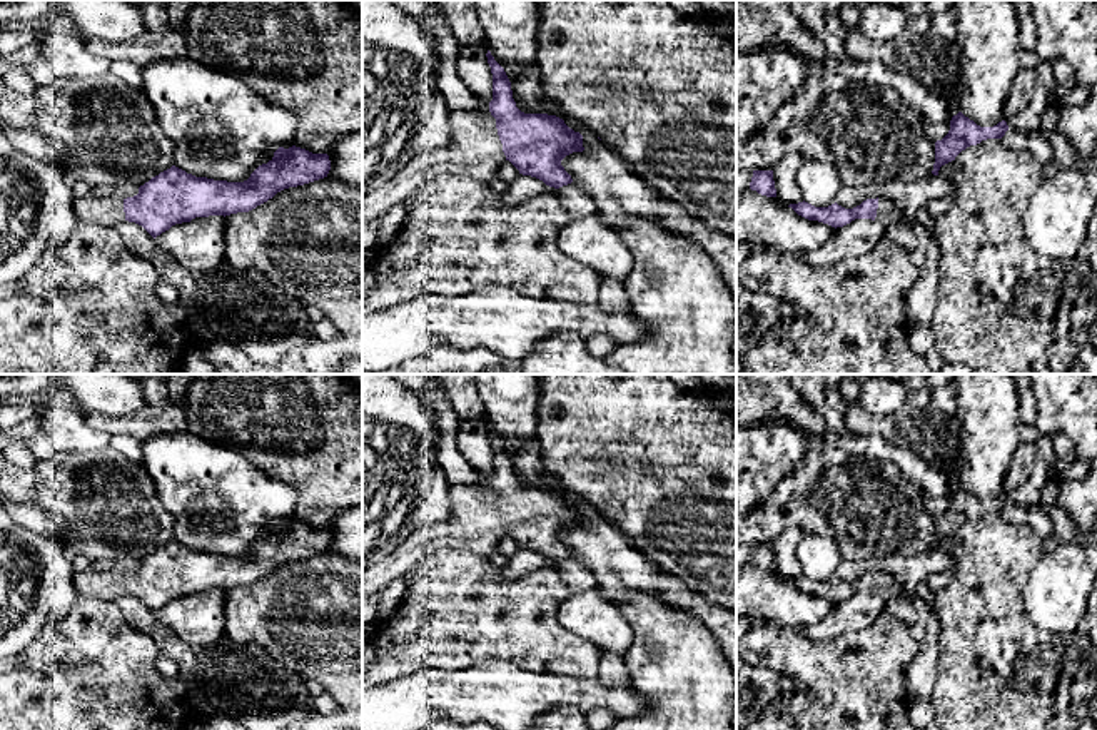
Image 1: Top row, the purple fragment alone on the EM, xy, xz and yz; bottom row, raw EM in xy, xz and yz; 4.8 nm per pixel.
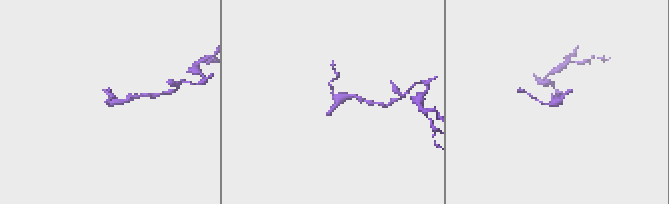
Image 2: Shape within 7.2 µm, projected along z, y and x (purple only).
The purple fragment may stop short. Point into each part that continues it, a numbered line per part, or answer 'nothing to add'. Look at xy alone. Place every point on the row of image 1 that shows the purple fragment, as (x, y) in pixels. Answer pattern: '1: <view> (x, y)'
1: xy (104, 211)

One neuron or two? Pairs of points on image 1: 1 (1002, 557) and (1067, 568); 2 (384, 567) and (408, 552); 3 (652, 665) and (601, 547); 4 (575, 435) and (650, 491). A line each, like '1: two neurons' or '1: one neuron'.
1: two neurons
2: one neuron
3: two neurons
4: one neuron

